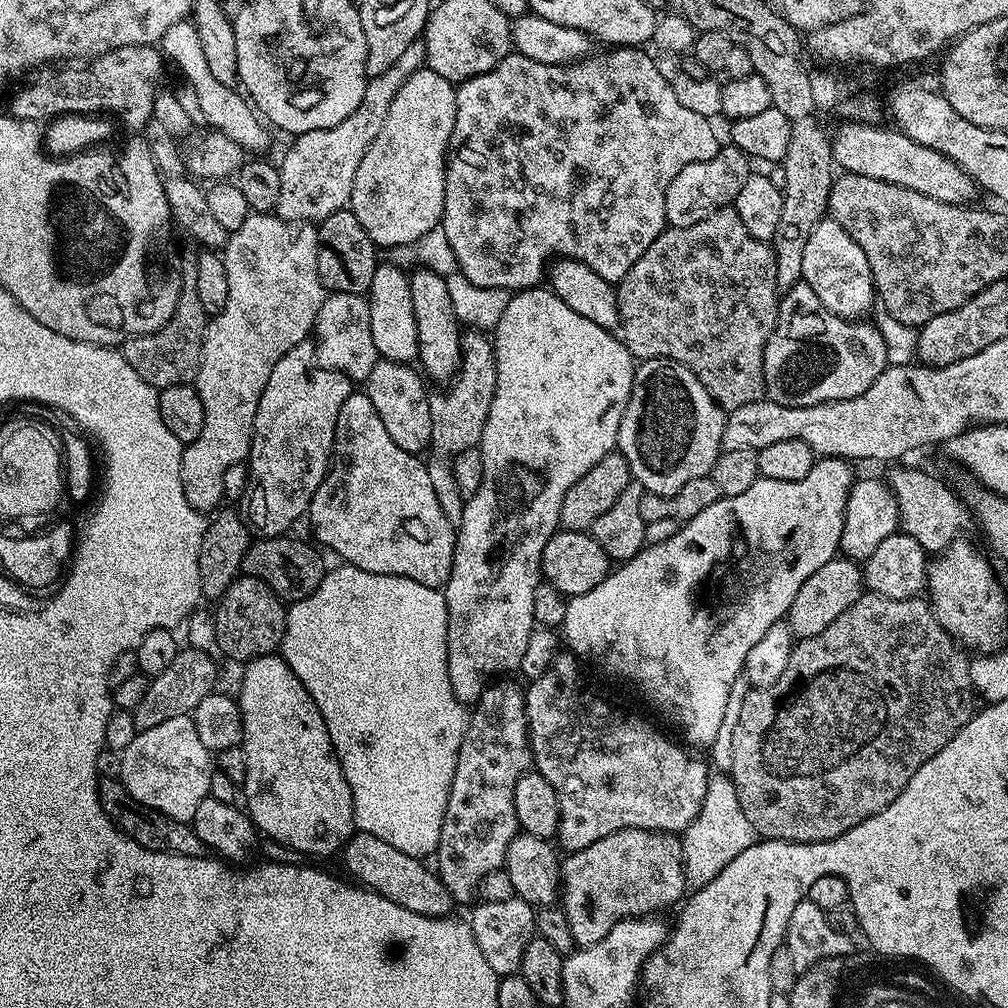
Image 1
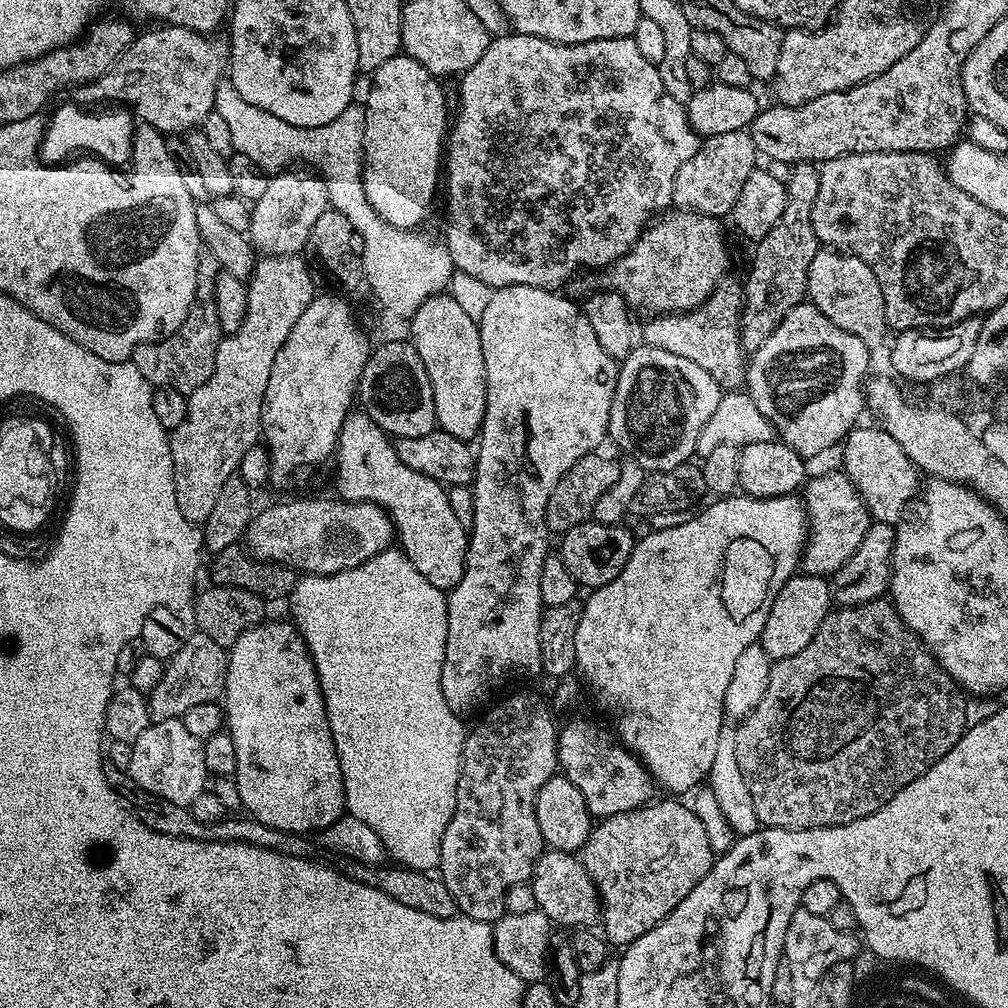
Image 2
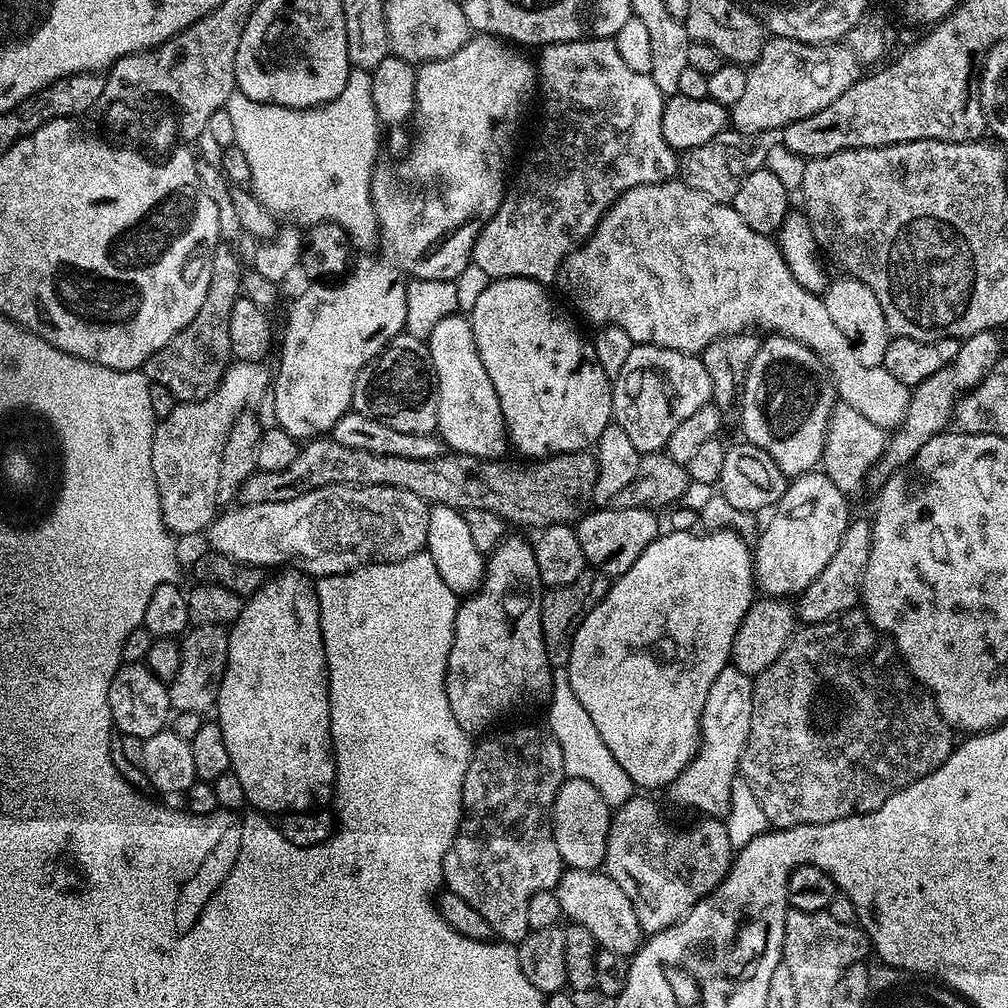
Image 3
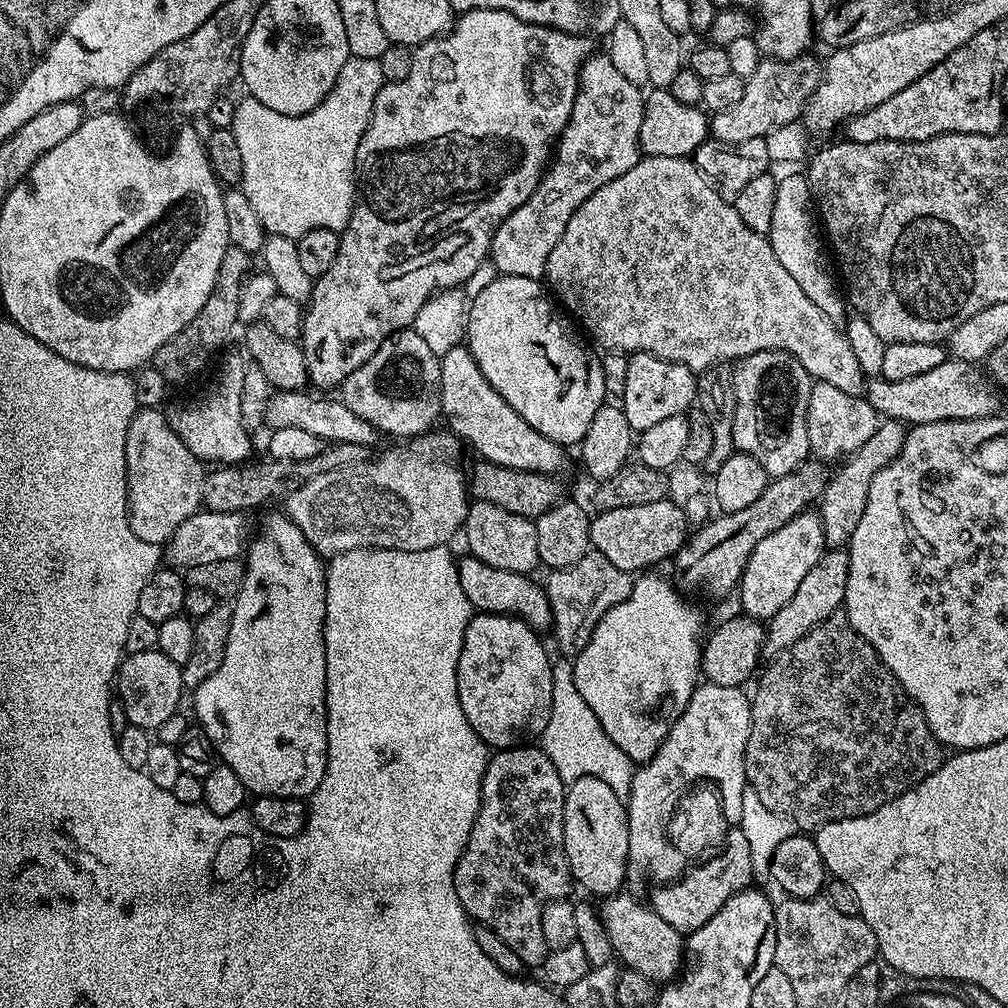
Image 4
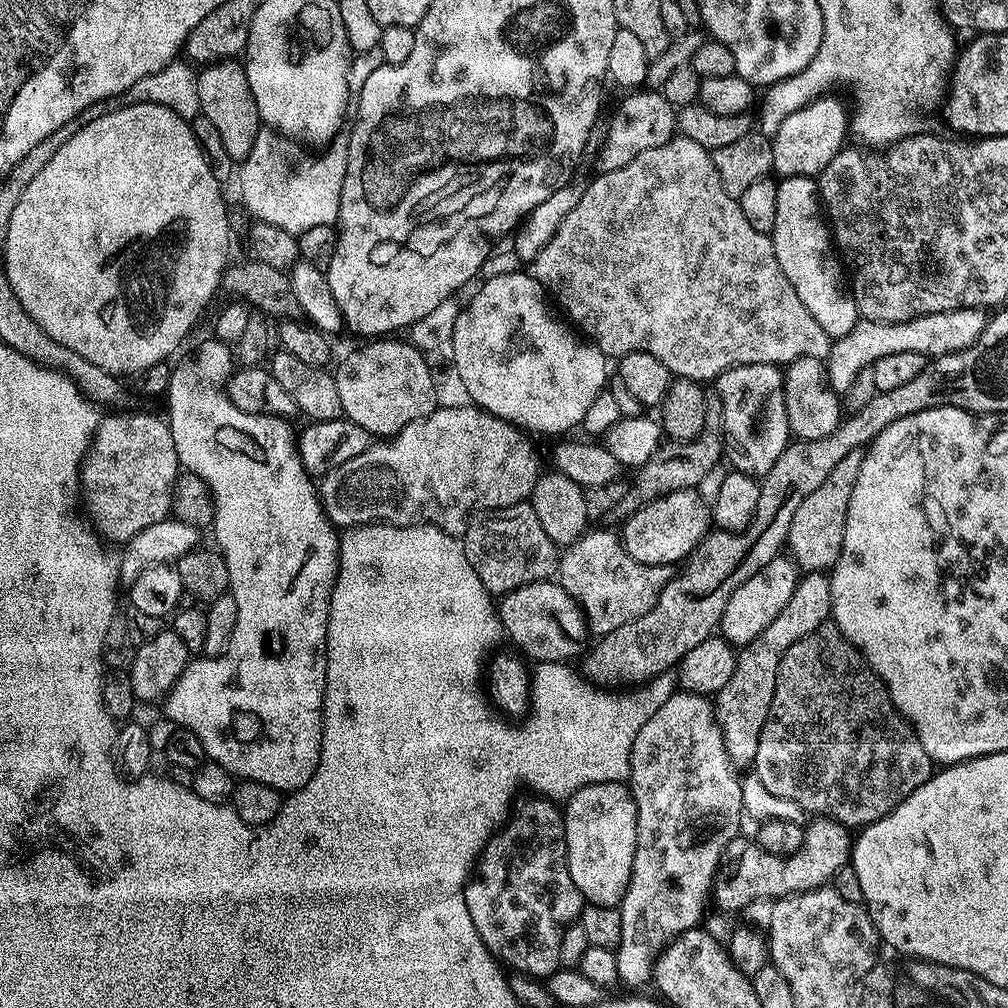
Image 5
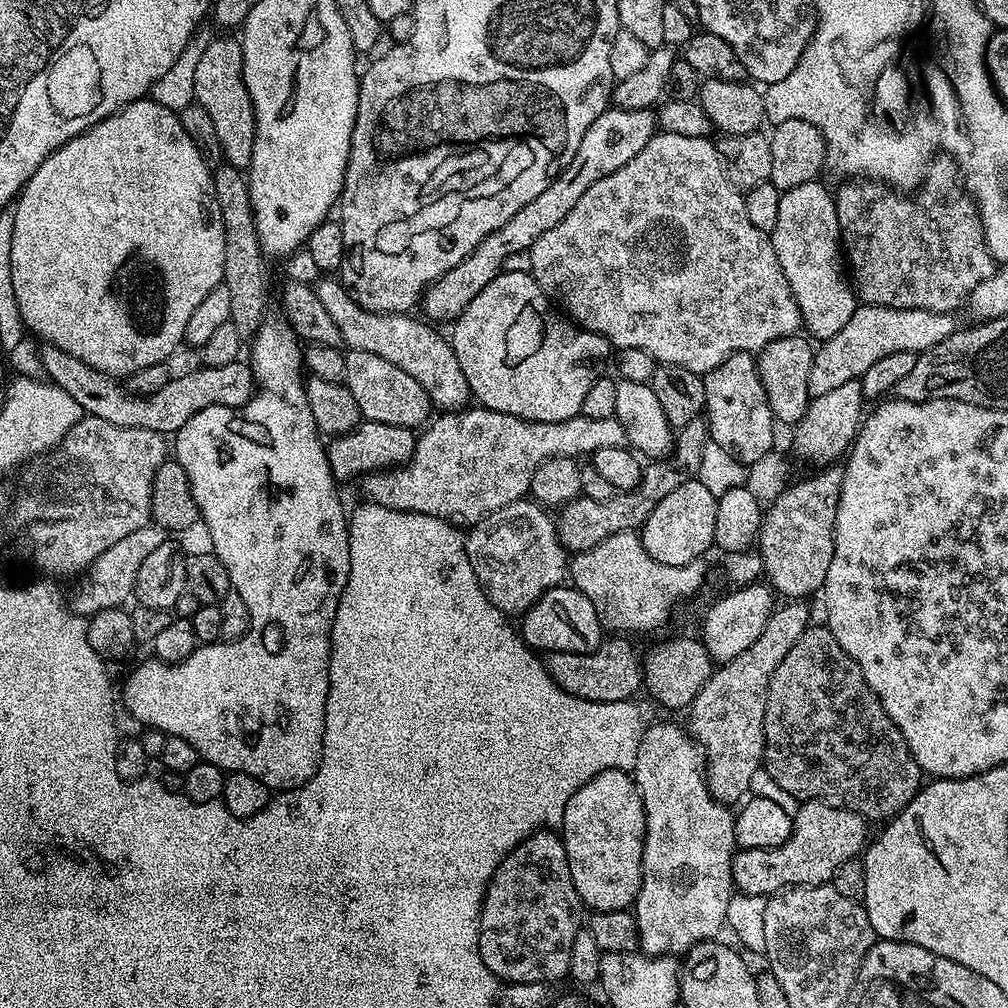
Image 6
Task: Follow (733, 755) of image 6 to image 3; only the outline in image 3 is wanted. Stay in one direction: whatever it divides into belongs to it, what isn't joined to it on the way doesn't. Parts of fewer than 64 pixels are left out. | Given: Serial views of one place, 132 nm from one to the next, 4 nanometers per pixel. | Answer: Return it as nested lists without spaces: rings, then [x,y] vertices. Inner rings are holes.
[[[849,519],[846,534],[842,534],[842,542],[838,542],[838,550],[834,550],[834,558],[826,562],[826,570],[822,570],[822,574],[818,574],[818,578],[814,578],[814,582],[810,582],[810,586],[806,586],[806,590],[795,601],[794,607],[804,624],[833,620],[835,616],[841,616],[861,603],[860,584],[864,581],[871,545],[871,519]]]

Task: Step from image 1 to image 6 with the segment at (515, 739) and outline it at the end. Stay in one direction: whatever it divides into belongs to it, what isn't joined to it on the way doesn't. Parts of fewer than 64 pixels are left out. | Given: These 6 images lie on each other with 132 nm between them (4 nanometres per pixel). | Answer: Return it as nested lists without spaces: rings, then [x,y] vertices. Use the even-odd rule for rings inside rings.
[[[537,830],[496,867],[480,903],[478,946],[482,962],[494,973],[497,981],[506,980],[509,985],[565,979],[570,970],[570,946],[574,946],[574,938],[578,938],[582,930],[580,919],[584,915],[586,909],[580,902],[578,890],[574,890],[574,878],[570,878],[570,862],[566,858],[563,839],[555,831]]]

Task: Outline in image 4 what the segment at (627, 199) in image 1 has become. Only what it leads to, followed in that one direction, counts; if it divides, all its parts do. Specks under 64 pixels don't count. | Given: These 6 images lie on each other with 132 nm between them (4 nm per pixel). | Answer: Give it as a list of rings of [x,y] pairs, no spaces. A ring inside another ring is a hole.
[[[593,54],[584,61],[580,68],[580,81],[574,98],[574,110],[570,110],[570,118],[566,122],[564,131],[556,141],[554,155],[550,163],[544,169],[538,186],[518,210],[514,210],[498,226],[498,230],[492,239],[490,262],[496,268],[497,273],[505,276],[517,276],[518,278],[530,278],[540,280],[544,276],[544,267],[550,258],[550,250],[558,246],[558,238],[562,238],[562,230],[566,230],[566,222],[574,218],[574,210],[594,194],[606,182],[614,182],[618,174],[626,174],[630,166],[634,166],[641,160],[640,131],[642,130],[642,118],[644,117],[645,93],[641,85],[629,82],[622,73],[610,62],[607,54]]]

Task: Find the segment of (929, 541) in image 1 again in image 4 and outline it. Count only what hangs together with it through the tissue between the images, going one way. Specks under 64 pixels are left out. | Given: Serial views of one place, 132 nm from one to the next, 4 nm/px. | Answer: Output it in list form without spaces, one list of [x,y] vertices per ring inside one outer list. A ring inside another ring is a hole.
[[[813,383],[810,406],[806,410],[806,434],[811,455],[817,461],[843,461],[866,446],[870,434],[874,434],[881,423],[881,417],[877,415],[874,406],[863,395],[851,396],[846,394],[846,390],[838,390],[838,386]]]

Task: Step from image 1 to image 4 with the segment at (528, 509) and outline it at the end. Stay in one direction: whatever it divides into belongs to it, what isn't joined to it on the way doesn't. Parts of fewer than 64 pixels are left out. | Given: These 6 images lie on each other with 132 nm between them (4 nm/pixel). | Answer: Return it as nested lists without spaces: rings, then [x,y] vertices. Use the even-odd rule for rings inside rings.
[[[500,274],[490,286],[486,286],[486,290],[482,290],[482,294],[471,297],[466,346],[470,354],[474,354],[474,362],[478,362],[478,370],[486,374],[486,382],[490,382],[490,386],[498,390],[504,401],[526,418],[528,425],[538,430],[538,434],[546,434],[546,438],[565,446],[579,445],[594,414],[598,414],[606,400],[601,357],[595,356],[580,341],[579,335],[577,325],[553,303],[540,280]],[[481,612],[473,615],[466,626],[462,642],[462,654],[458,658],[458,702],[466,722],[482,738],[489,749],[518,748],[535,738],[543,737],[546,722],[552,713],[552,665],[548,652],[539,640],[537,629],[516,616],[503,616],[497,612]]]

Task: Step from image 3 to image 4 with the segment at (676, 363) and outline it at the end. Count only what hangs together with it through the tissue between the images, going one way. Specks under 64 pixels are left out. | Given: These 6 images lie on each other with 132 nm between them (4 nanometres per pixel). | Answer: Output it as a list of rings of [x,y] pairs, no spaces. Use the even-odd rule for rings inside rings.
[[[645,352],[631,353],[626,366],[626,390],[622,397],[622,407],[633,433],[645,432],[665,418],[685,415],[693,407],[696,398],[696,378],[697,373],[681,364]]]

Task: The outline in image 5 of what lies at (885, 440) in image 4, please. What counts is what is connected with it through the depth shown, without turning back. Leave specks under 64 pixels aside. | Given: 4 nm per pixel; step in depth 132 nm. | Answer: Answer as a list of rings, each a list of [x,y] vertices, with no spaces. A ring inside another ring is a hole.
[[[865,449],[850,450],[834,471],[826,477],[826,482],[802,498],[802,506],[794,510],[794,522],[790,522],[787,547],[792,548],[791,557],[797,569],[804,572],[824,572],[836,564],[842,550],[842,538],[846,534],[846,510],[850,510],[850,494],[854,494],[854,482],[858,482],[858,470],[862,470]]]

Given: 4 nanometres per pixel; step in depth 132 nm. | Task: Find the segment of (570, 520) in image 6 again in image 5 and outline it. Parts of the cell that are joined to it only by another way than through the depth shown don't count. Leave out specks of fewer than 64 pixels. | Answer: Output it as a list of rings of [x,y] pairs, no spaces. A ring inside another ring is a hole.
[[[715,390],[705,391],[704,397],[706,398],[706,426],[700,437],[683,445],[679,449],[680,456],[664,456],[665,454],[651,456],[635,473],[636,481],[631,481],[622,502],[618,502],[615,510],[617,517],[632,516],[642,505],[657,500],[659,496],[674,494],[678,490],[686,490],[687,488],[699,489],[702,478],[706,478],[706,474],[710,474],[710,470],[714,470],[721,463],[720,460],[726,452],[722,431],[724,427],[722,398],[720,393]]]

